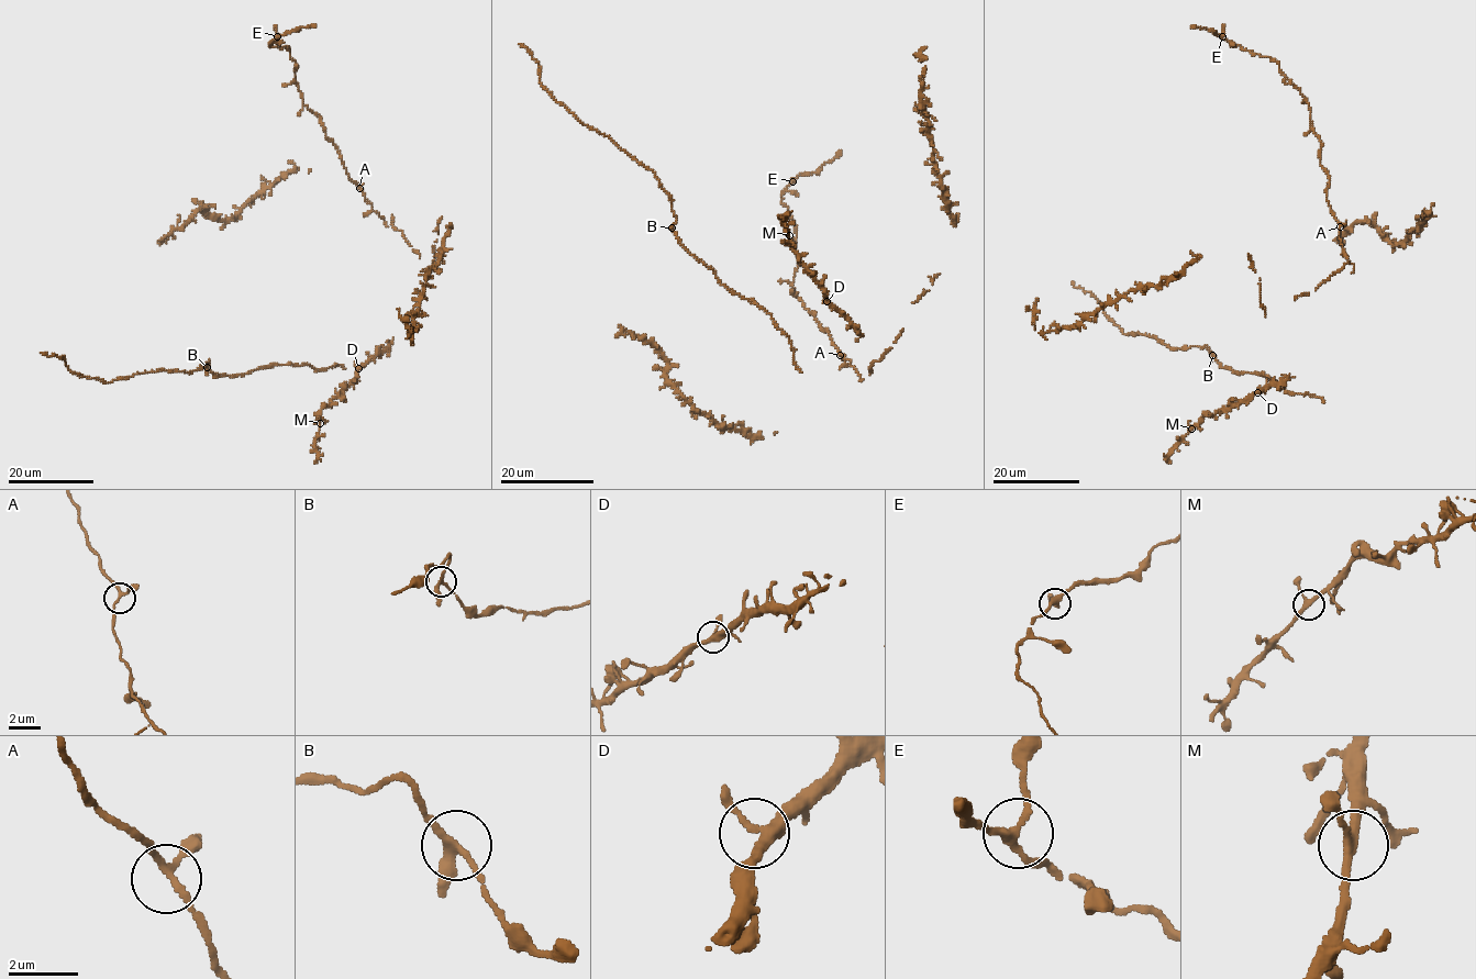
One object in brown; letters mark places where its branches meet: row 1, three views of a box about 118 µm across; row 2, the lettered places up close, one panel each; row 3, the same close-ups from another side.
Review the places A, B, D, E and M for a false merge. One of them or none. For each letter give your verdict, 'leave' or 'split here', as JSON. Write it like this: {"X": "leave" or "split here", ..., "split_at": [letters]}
{"A": "leave", "B": "leave", "D": "leave", "E": "leave", "M": "leave", "split_at": []}

